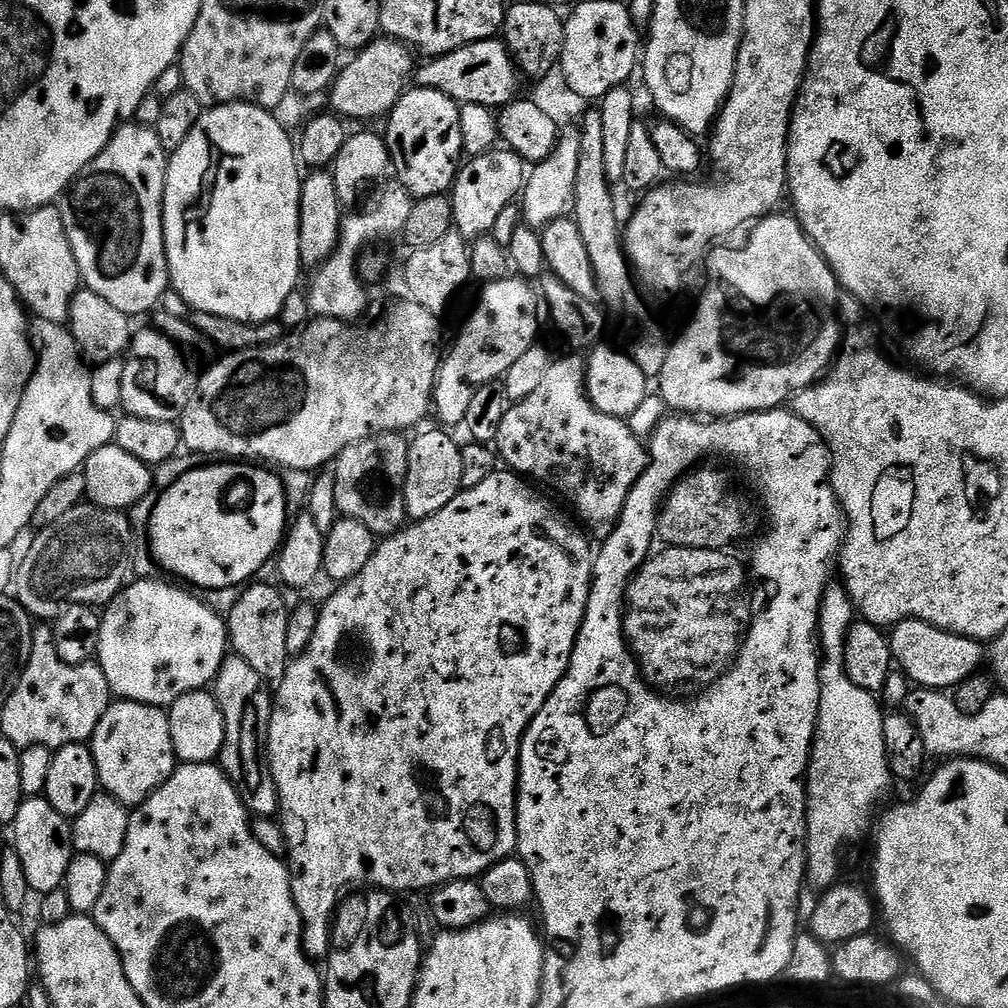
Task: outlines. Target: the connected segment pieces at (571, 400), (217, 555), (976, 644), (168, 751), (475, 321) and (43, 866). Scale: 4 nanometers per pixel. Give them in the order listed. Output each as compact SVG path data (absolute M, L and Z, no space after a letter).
M568 355L565 360L553 359L538 386L509 407L498 426L494 448L511 471L532 482L541 480L569 496L577 514L597 532L597 537L603 538L612 533L630 490L647 467L648 456L645 445L644 448L640 445L643 444L641 437L632 432L627 419L604 414L592 405L585 395L585 361L579 355Z
M212 462L180 476L159 493L160 501L152 508L146 533L152 543L151 555L163 571L165 568L181 576L185 585L193 584L188 585L193 589L232 588L235 584L247 585L255 577L252 575L262 571L264 563L279 553L290 520L288 504L284 501L284 488L275 471L252 467L260 466L248 462Z
M904 620L891 629L888 637L893 661L915 687L952 690L981 667L983 647L979 641L935 628L925 620Z
M117 699L102 714L102 722L90 741L96 763L96 779L107 795L129 810L135 810L175 774L178 761L170 742L170 722L164 708L133 700Z
M505 278L496 280L493 284L484 284L481 287L480 301L472 308L472 313L464 320L460 333L452 340L452 345L443 349L439 367L436 370L436 383L432 387L432 408L434 416L444 424L463 425L466 418L466 410L470 410L470 398L484 384L497 383L501 378L507 377L510 366L526 350L530 350L537 343L536 340L536 316L532 313L532 307L536 304L536 296L527 279Z
M28 798L21 803L18 814L12 819L10 831L11 843L22 860L29 889L36 894L57 891L64 883L74 855L69 817L58 814L47 798Z

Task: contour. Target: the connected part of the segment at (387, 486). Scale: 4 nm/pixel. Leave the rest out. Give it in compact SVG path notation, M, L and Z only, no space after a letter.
M380 434L375 438L367 440L359 440L358 443L350 445L348 448L342 449L340 455L334 461L334 469L331 473L332 485L334 486L334 498L336 499L336 510L341 517L357 520L362 522L362 526L366 526L371 530L372 535L377 538L387 538L397 531L405 523L406 513L403 503L398 499L398 488L392 485L392 480L388 477L388 468L384 465L383 456L387 452L396 452L400 448L400 444L395 435Z

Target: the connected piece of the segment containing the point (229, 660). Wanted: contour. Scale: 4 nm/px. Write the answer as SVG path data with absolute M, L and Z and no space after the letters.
M229 654L225 656L214 681L214 695L220 704L222 718L226 722L226 738L220 751L219 765L230 778L234 790L240 796L245 808L253 817L275 817L280 807L280 796L276 792L276 783L272 777L272 769L268 766L268 723L272 717L273 693L269 685L257 672L242 659L241 656Z

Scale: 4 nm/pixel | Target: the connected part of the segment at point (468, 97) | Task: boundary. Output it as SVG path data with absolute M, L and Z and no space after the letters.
M500 38L474 42L445 56L429 59L421 68L419 65L415 69L414 80L419 87L438 90L461 106L477 104L499 110L505 104L511 104L518 96L516 92L518 69L503 39Z

